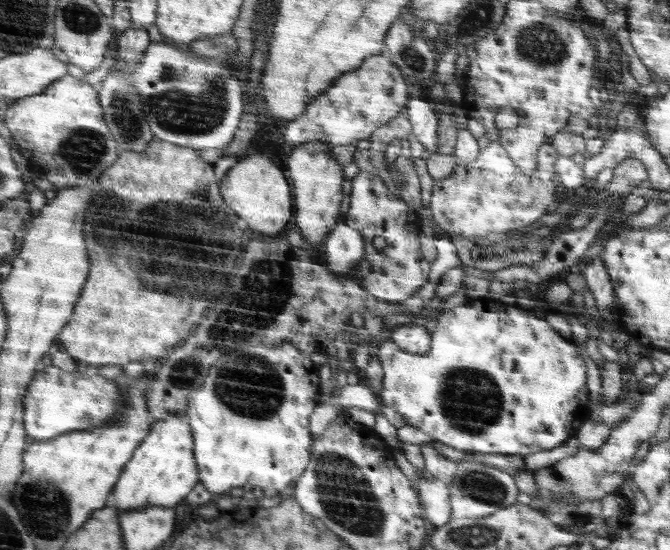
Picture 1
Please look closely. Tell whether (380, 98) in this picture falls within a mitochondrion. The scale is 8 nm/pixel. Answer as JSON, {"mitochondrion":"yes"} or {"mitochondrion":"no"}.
{"mitochondrion":"no"}

